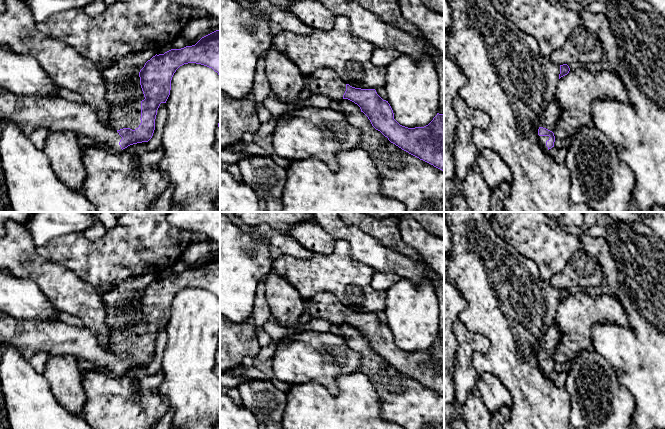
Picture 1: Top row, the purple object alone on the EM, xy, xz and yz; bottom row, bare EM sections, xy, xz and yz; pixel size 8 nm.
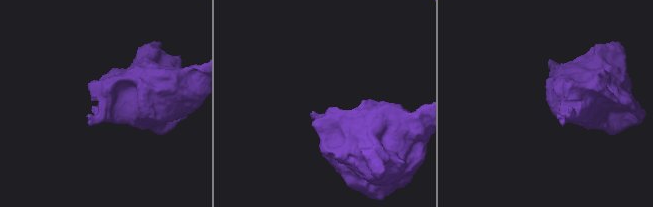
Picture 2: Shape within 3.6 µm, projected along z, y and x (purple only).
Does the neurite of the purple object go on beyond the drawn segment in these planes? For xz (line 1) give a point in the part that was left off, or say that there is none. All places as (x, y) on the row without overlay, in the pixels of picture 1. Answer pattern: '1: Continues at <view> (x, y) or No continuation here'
1: Continues at xz (324, 305)

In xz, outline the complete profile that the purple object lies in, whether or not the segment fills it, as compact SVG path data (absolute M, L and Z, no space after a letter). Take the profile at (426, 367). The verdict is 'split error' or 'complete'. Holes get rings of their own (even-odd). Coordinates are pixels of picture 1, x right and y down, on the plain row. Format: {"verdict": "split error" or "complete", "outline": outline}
{"verdict": "split error", "outline": "M319 292L305 301L304 313L314 319L327 320L332 325L348 323L354 326L372 350L391 367L444 395L444 337L437 337L424 351L402 350L394 343L388 325L383 324L375 313L352 311L329 292Z"}

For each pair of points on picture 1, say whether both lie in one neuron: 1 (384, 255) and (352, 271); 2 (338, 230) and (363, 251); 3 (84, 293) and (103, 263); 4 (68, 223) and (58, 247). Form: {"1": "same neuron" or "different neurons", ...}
{"1": "different neurons", "2": "same neuron", "3": "different neurons", "4": "different neurons"}

